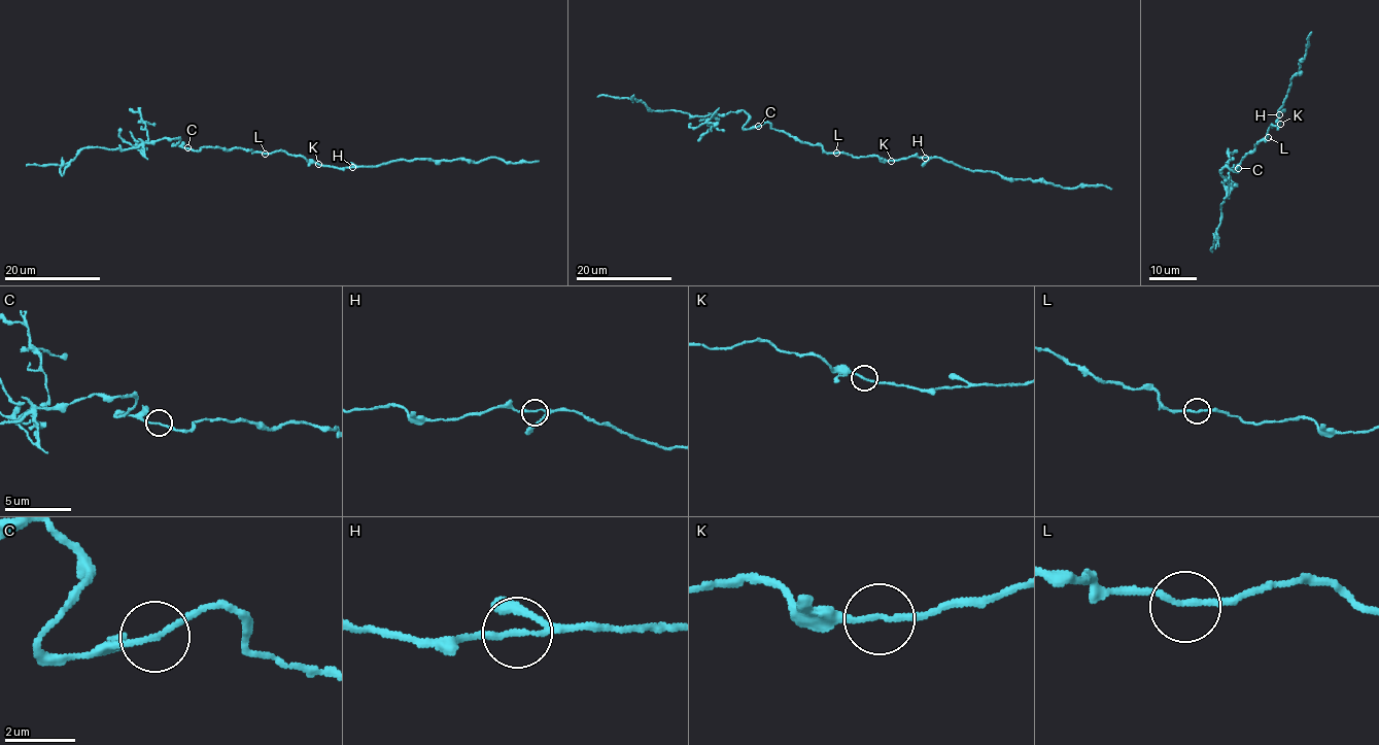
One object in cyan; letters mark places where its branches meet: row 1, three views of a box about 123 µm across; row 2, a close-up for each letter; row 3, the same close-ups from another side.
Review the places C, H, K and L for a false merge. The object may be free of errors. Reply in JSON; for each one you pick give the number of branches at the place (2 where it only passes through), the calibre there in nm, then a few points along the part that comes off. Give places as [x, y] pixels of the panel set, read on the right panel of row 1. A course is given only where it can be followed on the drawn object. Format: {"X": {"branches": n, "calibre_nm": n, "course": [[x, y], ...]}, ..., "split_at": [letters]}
{"C": {"branches": 2, "calibre_nm": 140, "course": [[1238, 168], [1237, 171], [1226, 167], [1219, 170], [1229, 194], [1222, 202], [1220, 223], [1210, 248], [1212, 252]]}, "split_at": ["C"]}

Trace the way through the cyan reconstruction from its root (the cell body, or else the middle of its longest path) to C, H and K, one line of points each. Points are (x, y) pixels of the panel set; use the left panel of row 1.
C: (265, 153), (242, 147), (187, 148)
H: (265, 153), (285, 150), (321, 165), (352, 167)
K: (265, 153), (285, 150), (318, 164)

